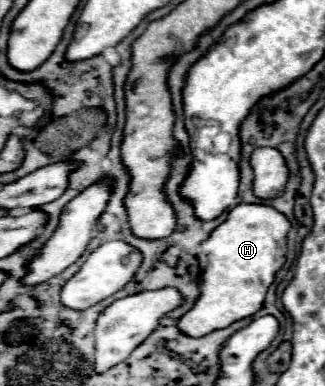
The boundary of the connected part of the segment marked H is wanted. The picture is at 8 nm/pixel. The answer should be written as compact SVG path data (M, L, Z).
M238 204L228 218L200 242L200 294L194 306L178 320L182 334L200 338L212 330L226 328L262 308L266 290L286 260L286 234L290 222L284 214L266 204Z

